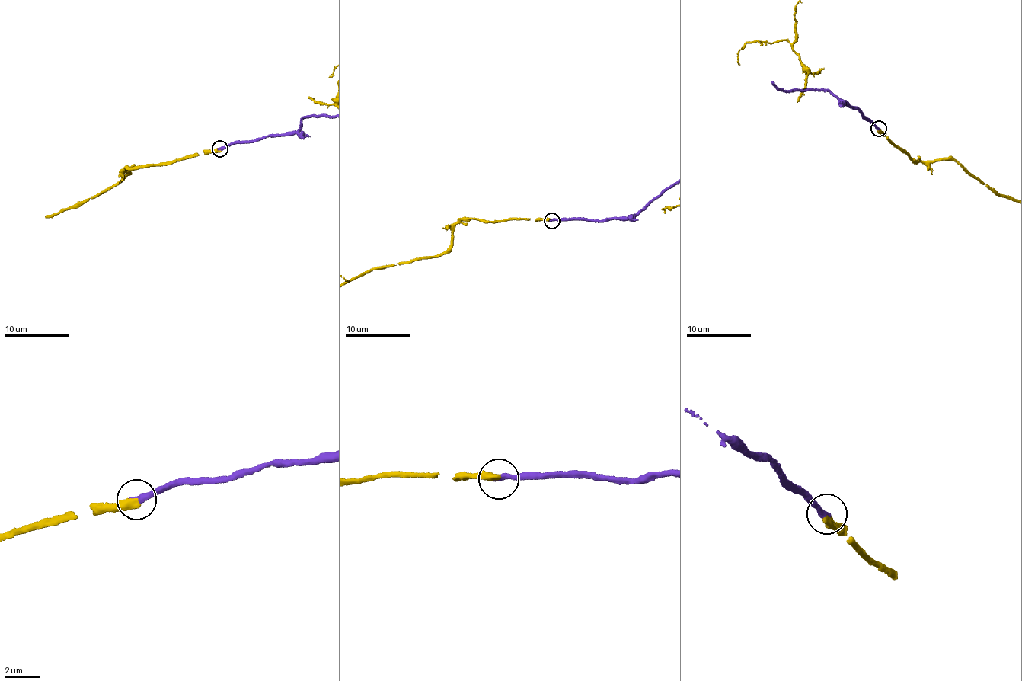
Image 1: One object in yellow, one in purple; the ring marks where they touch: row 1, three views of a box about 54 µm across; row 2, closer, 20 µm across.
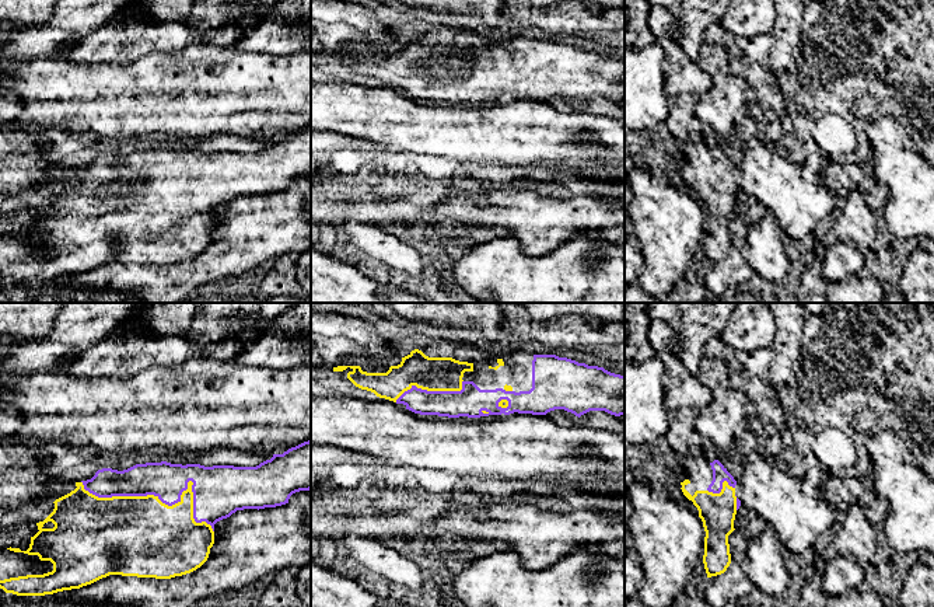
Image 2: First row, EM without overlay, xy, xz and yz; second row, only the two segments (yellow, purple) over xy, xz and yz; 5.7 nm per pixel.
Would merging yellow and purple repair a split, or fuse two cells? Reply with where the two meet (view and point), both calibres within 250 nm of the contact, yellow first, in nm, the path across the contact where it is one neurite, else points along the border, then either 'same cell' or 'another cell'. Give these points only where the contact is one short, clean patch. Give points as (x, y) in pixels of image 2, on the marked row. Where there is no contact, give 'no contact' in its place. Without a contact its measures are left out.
contact xy (167, 505); calibres 460 and 200 nm; same cell

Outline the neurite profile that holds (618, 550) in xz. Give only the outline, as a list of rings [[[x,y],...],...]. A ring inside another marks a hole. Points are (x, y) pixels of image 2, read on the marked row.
[[[625,540],[616,543],[584,545],[584,547],[588,547],[595,552],[606,554],[625,561]]]

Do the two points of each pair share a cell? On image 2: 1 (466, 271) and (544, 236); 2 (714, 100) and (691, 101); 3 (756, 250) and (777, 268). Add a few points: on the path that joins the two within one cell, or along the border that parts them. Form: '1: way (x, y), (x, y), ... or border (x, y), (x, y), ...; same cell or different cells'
1: border (509, 234), (527, 254), (553, 250); different cells
2: border (699, 97), (693, 115); different cells
3: way (762, 255), (772, 264); same cell

